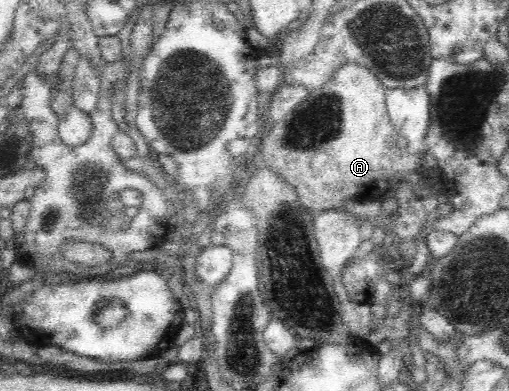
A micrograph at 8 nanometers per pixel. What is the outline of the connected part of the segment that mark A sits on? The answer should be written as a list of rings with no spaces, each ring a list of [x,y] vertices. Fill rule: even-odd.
[[[346,63],[342,65],[341,68],[336,71],[333,78],[326,83],[321,89],[311,91],[310,96],[306,97],[305,101],[300,103],[300,106],[291,114],[286,115],[283,119],[284,123],[278,122],[274,123],[272,127],[268,127],[266,133],[264,133],[264,139],[262,139],[262,147],[256,150],[256,153],[262,153],[260,157],[260,163],[266,167],[274,169],[282,179],[286,180],[289,184],[292,184],[296,188],[296,193],[298,194],[298,199],[302,206],[313,212],[318,211],[330,211],[330,209],[339,209],[341,203],[346,200],[374,200],[383,199],[386,194],[391,190],[394,183],[399,182],[399,179],[406,177],[408,174],[416,172],[416,169],[423,163],[422,159],[418,156],[412,156],[401,141],[398,134],[396,134],[395,128],[390,122],[388,111],[386,108],[386,103],[384,103],[384,87],[382,83],[374,77],[368,68],[358,65],[357,63]]]

